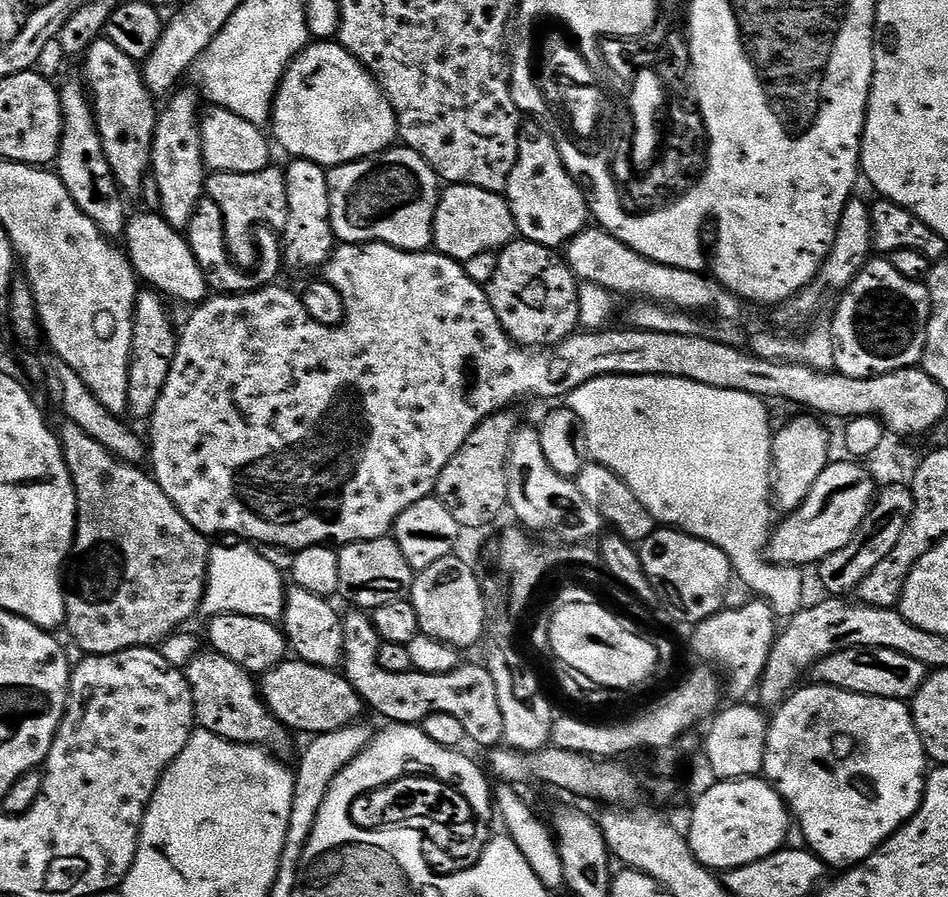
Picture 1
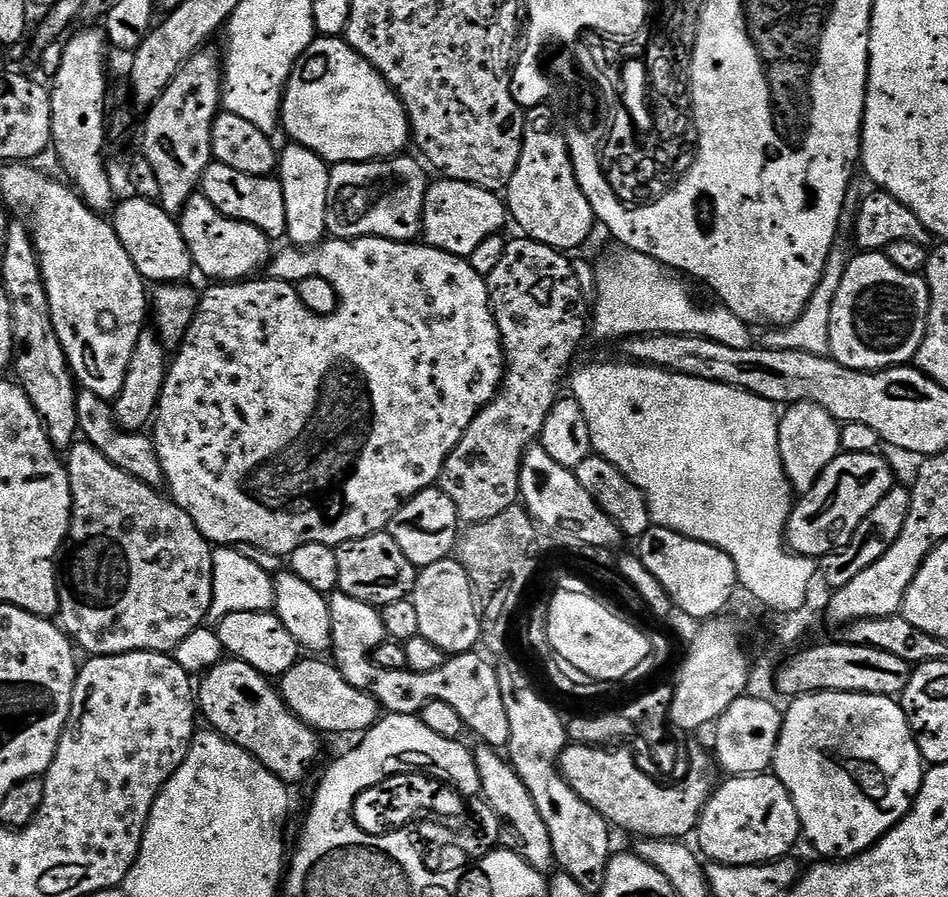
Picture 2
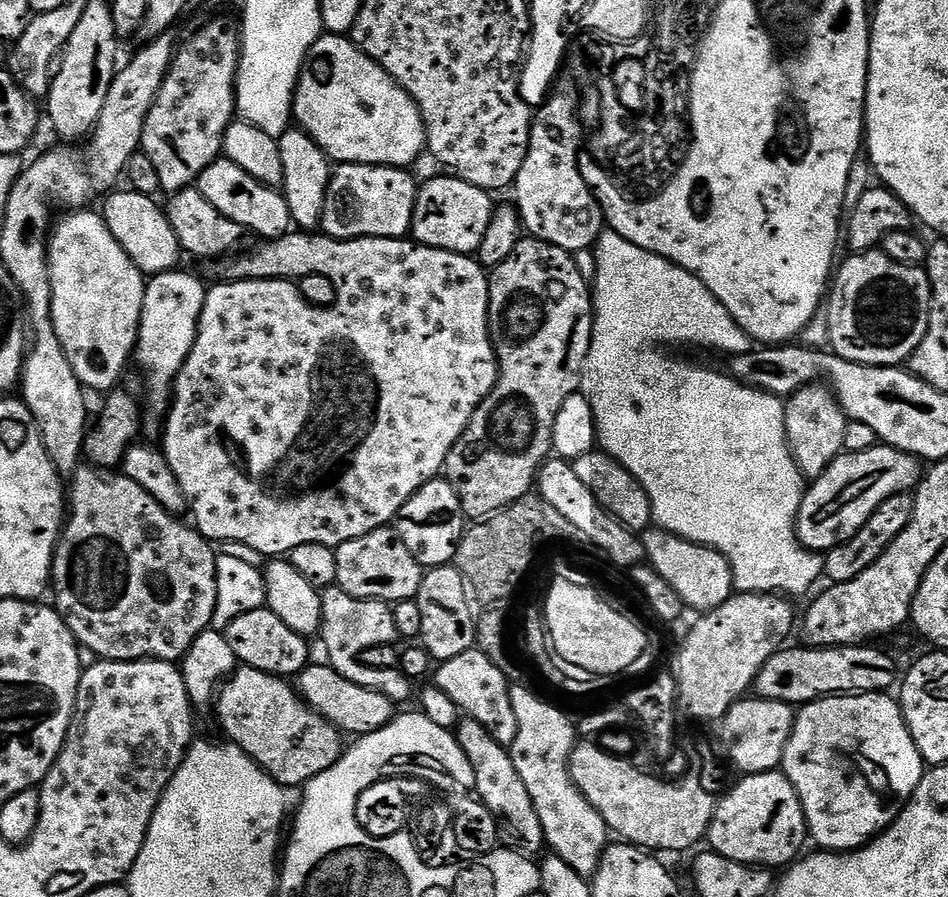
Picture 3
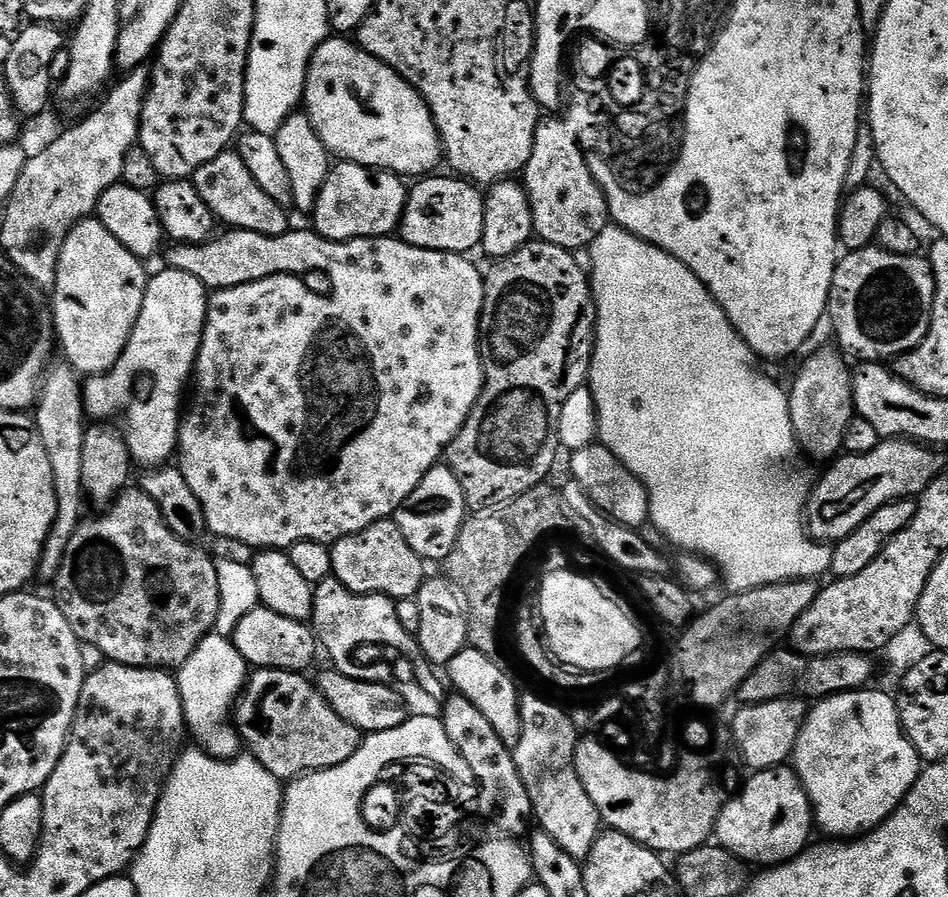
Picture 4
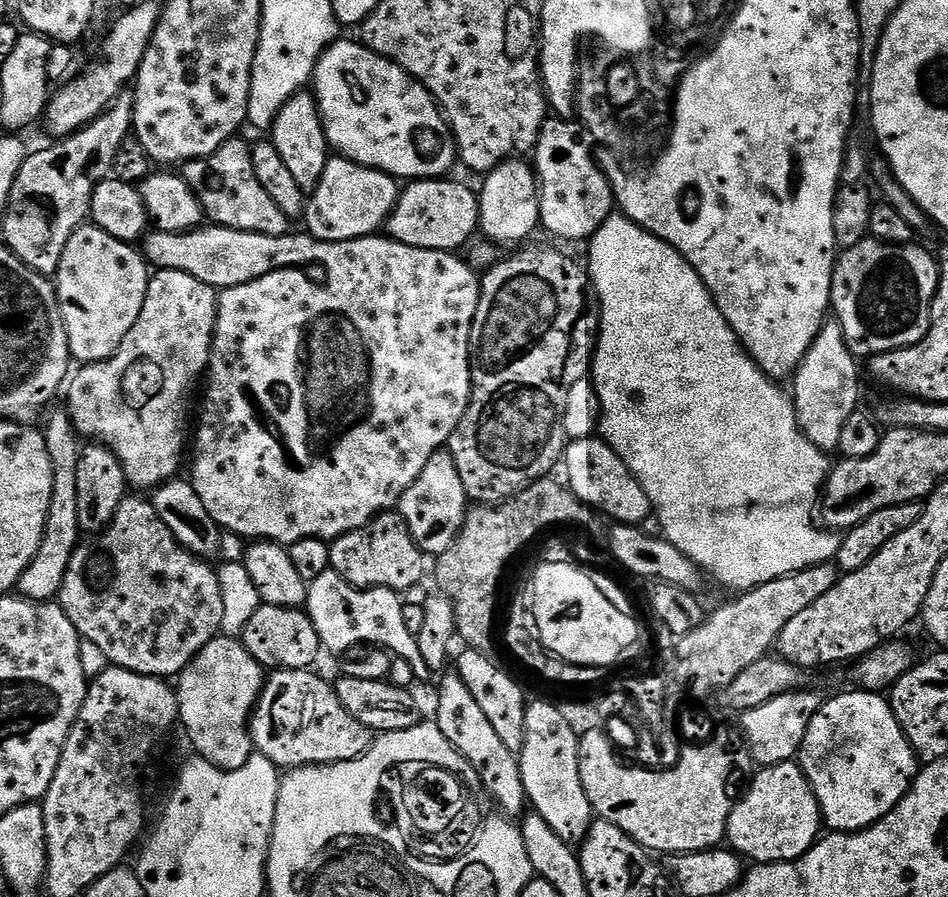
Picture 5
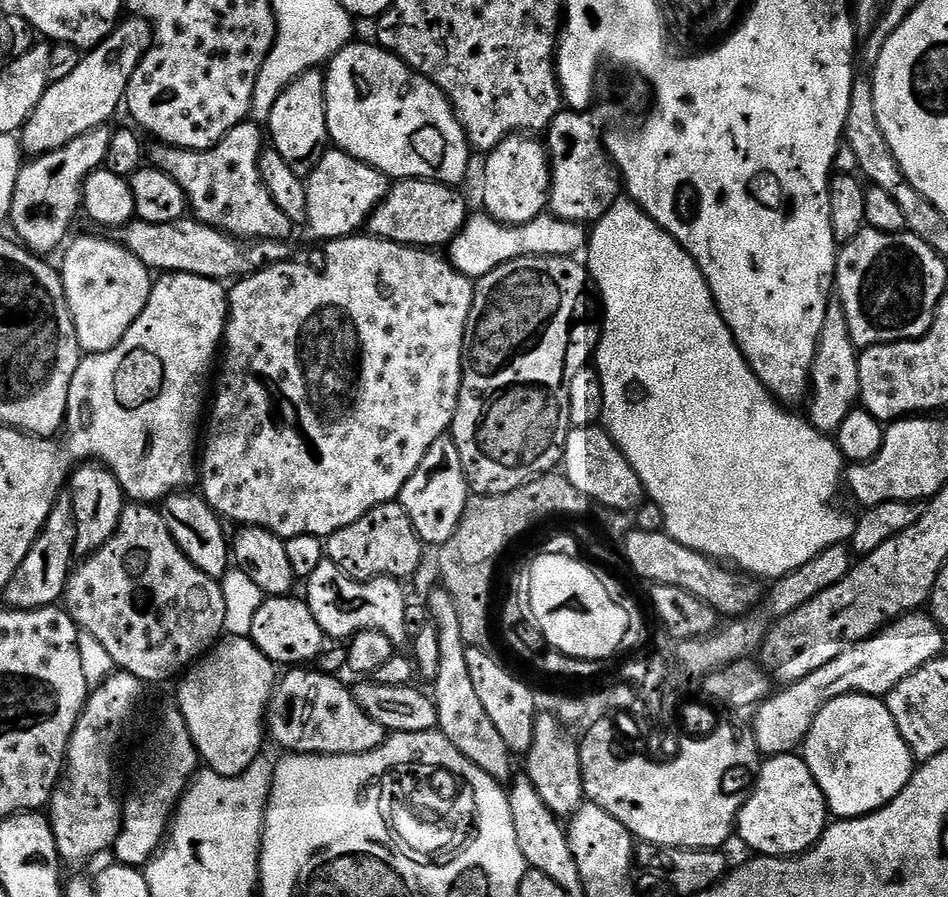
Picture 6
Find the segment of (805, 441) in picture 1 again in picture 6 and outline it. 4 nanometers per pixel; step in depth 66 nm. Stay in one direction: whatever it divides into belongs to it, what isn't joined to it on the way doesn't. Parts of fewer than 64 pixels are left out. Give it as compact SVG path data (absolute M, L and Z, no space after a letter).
M838 302L829 303L826 318L822 322L822 334L816 343L812 363L810 387L806 397L806 419L813 428L825 434L834 434L842 426L842 418L857 407L860 399L858 386L858 362L860 357L855 342L850 338L846 314Z

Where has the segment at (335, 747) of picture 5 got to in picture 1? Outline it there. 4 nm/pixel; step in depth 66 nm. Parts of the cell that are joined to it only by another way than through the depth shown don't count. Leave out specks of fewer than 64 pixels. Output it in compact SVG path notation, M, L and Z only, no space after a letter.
M204 650L188 663L186 675L188 685L192 687L196 724L203 731L213 732L215 736L236 744L254 744L269 750L287 746L289 729L264 703L253 673L242 670L242 666L230 662L230 658L222 658L222 654Z

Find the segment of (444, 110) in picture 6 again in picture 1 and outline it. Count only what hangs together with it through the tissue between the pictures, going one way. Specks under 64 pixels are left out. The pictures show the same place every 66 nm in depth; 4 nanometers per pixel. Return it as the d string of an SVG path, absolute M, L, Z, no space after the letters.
M312 42L292 59L272 106L270 132L289 152L289 157L309 160L320 168L331 170L355 160L378 156L397 143L396 112L381 90L378 81L347 52L339 42Z

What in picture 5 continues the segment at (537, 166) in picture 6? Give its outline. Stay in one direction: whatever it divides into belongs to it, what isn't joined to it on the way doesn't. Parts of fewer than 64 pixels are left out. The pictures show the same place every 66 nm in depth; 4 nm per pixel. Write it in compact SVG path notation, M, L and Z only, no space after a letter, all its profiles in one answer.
M509 158L504 163L493 168L483 177L484 185L478 188L480 202L481 233L485 232L487 239L497 246L503 244L523 245L532 231L540 228L540 198L538 181L531 163L523 164L523 159Z

